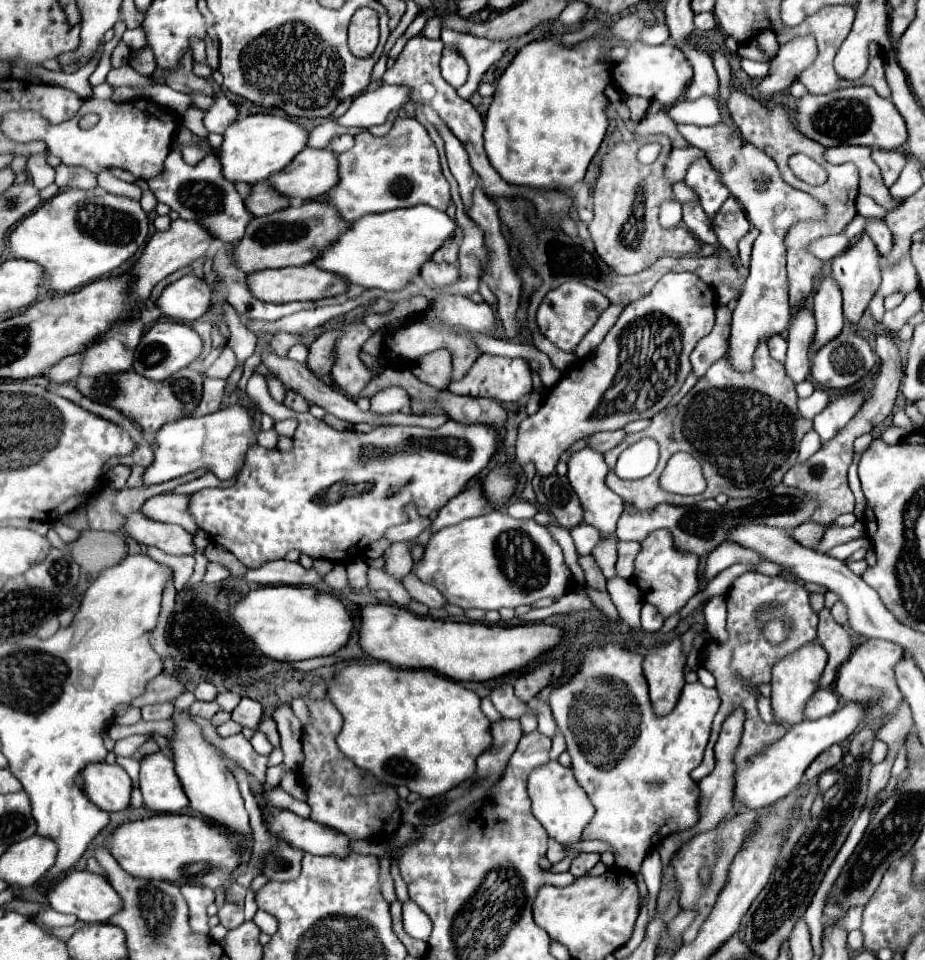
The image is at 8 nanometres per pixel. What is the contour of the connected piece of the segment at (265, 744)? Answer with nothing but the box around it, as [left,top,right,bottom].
[250,731,273,755]

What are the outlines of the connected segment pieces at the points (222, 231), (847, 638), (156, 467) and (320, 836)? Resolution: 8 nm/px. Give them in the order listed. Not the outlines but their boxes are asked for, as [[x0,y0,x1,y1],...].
[[147,147,253,244],[817,608,853,684],[143,404,257,486],[265,808,351,856]]

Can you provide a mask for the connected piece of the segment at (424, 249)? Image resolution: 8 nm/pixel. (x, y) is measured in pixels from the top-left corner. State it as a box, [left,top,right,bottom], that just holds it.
[315,204,457,292]

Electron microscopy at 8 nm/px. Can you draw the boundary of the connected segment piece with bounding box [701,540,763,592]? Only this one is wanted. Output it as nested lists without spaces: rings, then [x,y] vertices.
[[[723,542],[719,544],[713,552],[709,552],[707,556],[707,566],[705,566],[705,580],[703,580],[703,586],[701,586],[701,592],[705,590],[705,586],[719,574],[723,572],[725,568],[737,564],[737,562],[743,562],[743,564],[755,564],[755,562],[761,562],[763,558],[751,550],[751,548],[743,548],[739,546],[737,542]]]

